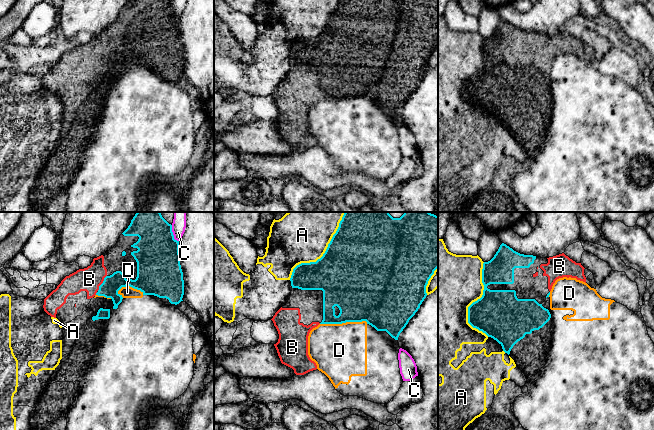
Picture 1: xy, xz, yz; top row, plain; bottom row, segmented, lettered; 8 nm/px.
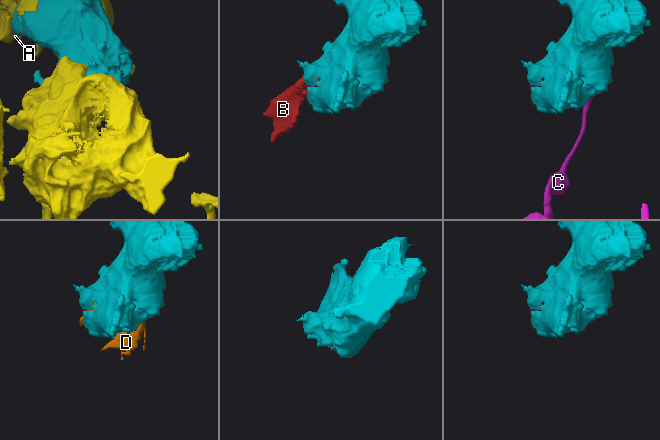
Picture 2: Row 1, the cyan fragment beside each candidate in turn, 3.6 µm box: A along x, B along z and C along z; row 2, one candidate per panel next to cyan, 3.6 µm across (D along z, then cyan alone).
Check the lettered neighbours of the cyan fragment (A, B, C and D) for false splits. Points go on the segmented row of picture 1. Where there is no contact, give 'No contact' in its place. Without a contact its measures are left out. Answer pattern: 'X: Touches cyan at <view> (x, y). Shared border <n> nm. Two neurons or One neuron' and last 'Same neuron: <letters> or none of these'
A: Touches cyan at xz (324, 253). Shared border 700 nm. Two neurons
B: Touches cyan at xy (102, 283). Shared border 150 nm. One neuron
C: Touches cyan at xy (172, 234). Shared border 150 nm. Two neurons
D: Touches cyan at xz (343, 322). Shared border 380 nm. Two neurons
Same neuron: B

